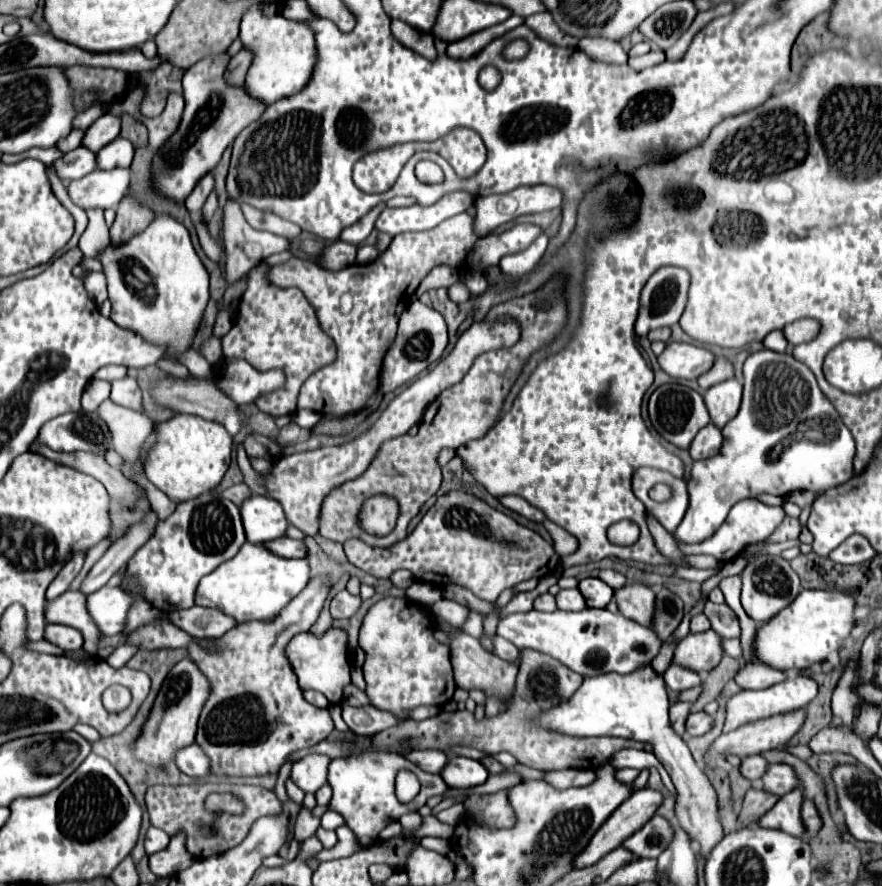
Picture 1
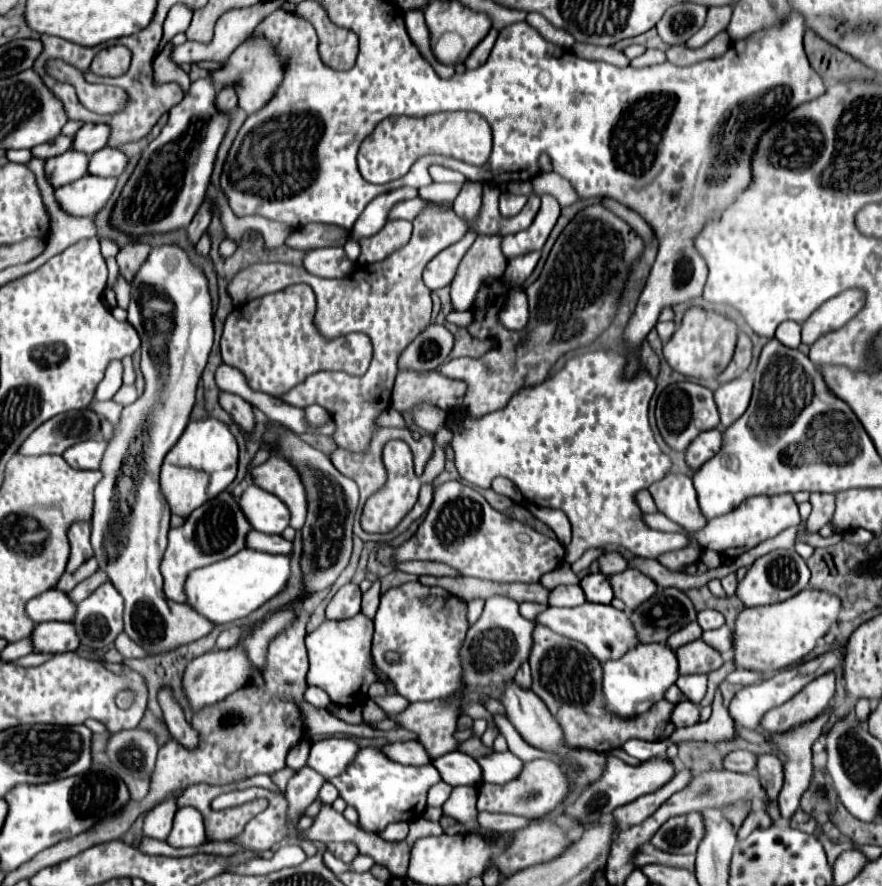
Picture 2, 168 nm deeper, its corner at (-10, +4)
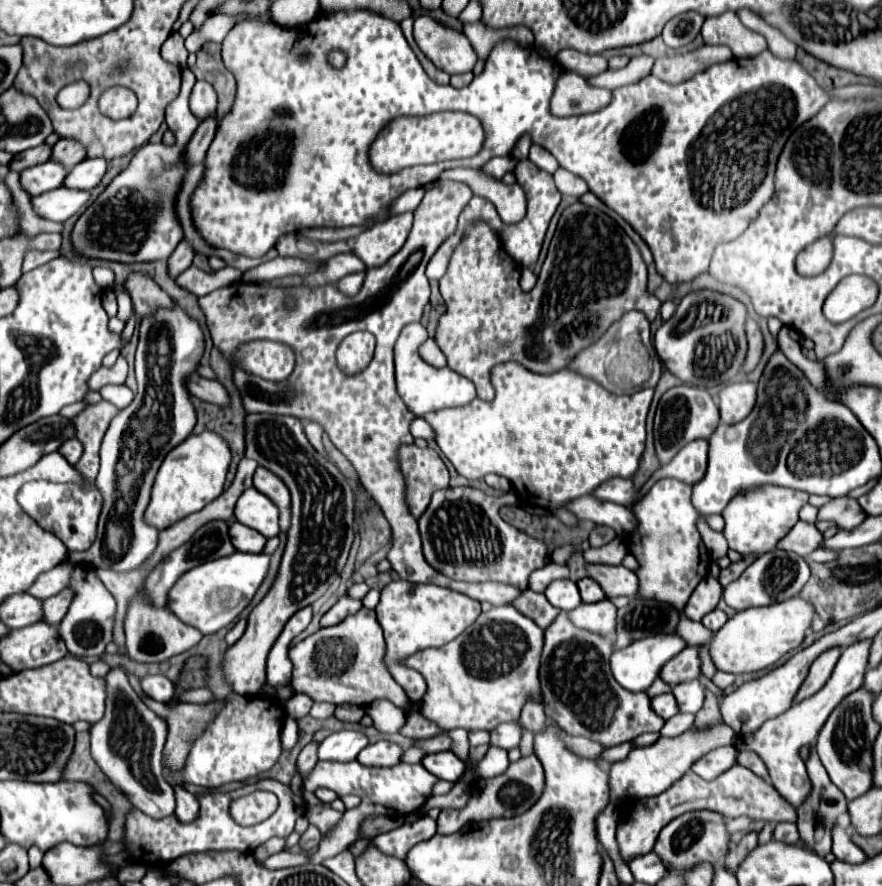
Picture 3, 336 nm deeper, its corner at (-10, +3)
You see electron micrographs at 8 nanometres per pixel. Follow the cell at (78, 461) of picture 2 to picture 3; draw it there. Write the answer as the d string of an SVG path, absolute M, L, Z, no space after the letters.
M71 438L71 440L67 440L67 442L59 448L59 452L65 456L65 460L67 460L69 464L77 464L79 458L83 456L83 444L81 444L77 438Z

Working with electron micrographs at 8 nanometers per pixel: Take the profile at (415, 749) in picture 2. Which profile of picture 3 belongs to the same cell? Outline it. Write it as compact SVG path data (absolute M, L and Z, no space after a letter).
M377 742L369 744L359 752L359 762L367 766L395 766L401 762L403 748L393 742Z

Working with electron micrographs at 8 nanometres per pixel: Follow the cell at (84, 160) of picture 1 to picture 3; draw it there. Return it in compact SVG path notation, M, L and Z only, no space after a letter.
M49 160L49 162L43 162L43 164L37 164L37 166L23 170L21 172L21 184L29 194L39 196L47 190L59 188L65 182L67 174L69 174L69 170L63 164Z

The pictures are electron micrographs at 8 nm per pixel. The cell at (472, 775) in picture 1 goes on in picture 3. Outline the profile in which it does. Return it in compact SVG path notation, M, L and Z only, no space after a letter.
M437 752L437 754L427 754L421 762L431 774L435 774L441 780L449 780L449 782L457 782L467 766L465 762L461 762L453 752Z

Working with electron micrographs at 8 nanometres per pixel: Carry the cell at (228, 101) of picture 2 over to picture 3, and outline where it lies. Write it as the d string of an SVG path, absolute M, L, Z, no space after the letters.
M209 116L199 124L199 130L195 130L195 134L191 138L191 146L187 146L187 158L191 158L191 164L205 160L205 154L215 138L215 130L217 130L215 116Z

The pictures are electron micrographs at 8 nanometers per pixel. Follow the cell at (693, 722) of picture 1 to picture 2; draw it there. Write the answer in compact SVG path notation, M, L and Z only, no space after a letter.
M679 701L675 703L675 709L671 711L671 723L675 727L689 727L699 723L699 707L691 701Z

